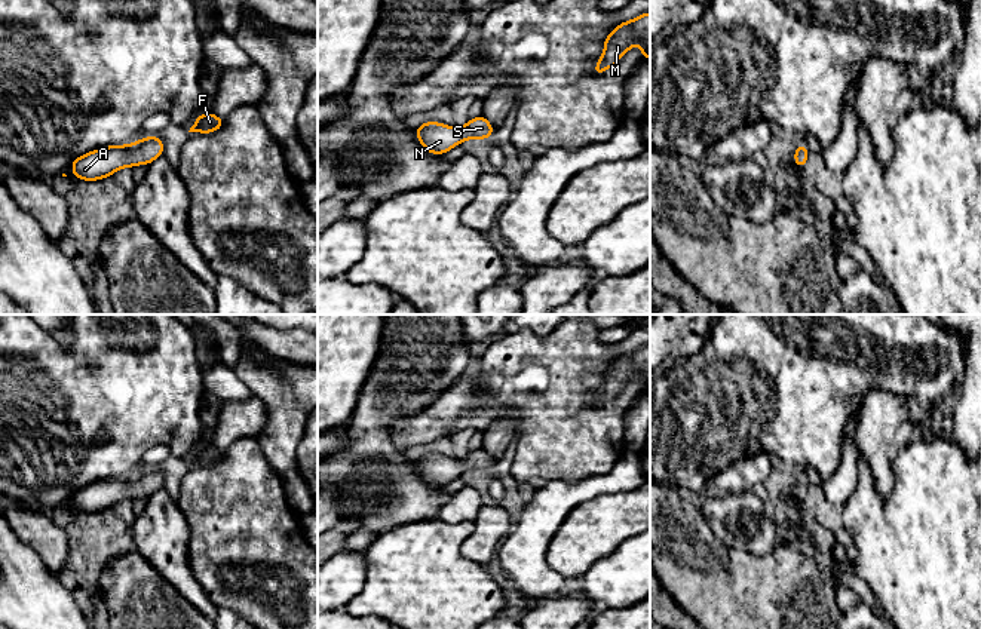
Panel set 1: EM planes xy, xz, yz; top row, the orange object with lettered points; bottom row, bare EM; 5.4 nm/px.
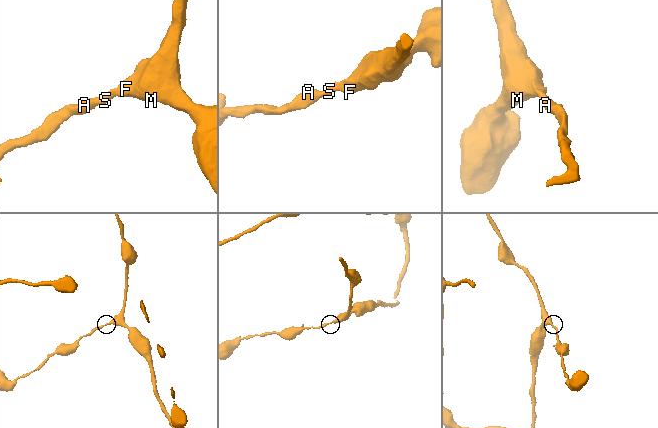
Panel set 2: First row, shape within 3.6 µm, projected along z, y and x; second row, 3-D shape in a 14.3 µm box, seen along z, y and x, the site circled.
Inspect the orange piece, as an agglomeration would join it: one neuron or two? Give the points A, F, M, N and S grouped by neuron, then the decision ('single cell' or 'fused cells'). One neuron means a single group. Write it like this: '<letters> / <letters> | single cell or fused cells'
A F M N S | single cell

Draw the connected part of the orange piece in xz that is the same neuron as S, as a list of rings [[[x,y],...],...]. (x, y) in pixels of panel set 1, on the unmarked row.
[[[484,448],[470,451],[466,458],[454,460],[429,452],[416,460],[419,475],[432,487],[447,487],[448,482],[466,472],[487,472],[493,466],[494,460]]]

